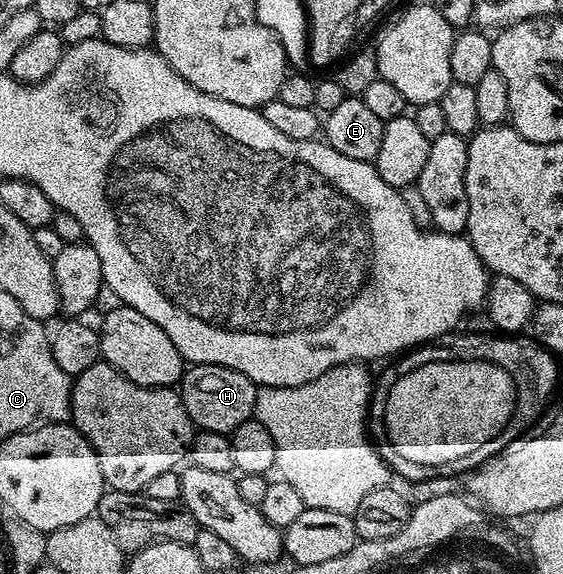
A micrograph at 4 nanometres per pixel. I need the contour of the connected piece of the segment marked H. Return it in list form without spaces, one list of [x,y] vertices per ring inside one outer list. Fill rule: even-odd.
[[[194,364],[184,369],[179,381],[179,395],[194,429],[203,432],[233,433],[243,422],[254,419],[257,411],[257,389],[247,374],[218,364]]]

